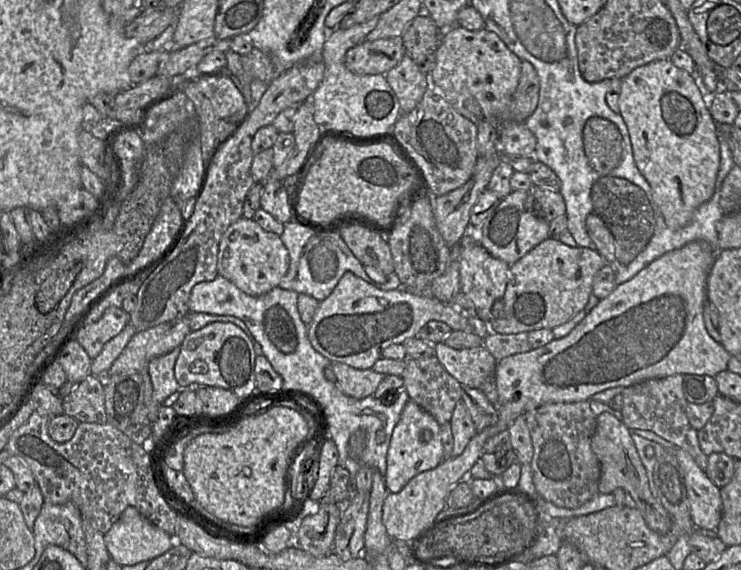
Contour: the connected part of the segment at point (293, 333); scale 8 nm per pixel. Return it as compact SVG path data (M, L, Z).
M280 306L270 308L265 315L265 333L272 344L282 353L291 354L298 344L296 327Z

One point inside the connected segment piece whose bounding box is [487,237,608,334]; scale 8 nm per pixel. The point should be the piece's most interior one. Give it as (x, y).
(547, 287)

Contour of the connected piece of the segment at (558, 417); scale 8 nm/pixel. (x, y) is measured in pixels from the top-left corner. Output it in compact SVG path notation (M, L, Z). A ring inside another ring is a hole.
M589 401L546 403L524 414L533 444L530 463L533 483L547 501L564 508L578 508L597 494L601 474L591 448L596 418Z

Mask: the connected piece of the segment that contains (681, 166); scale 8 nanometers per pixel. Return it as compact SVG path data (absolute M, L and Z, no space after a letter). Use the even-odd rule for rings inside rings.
M669 59L654 61L634 69L627 76L621 79L620 92L618 95L618 113L623 118L623 121L627 127L634 163L641 175L648 182L652 190L653 200L660 209L665 223L671 229L680 229L687 226L690 223L696 209L700 205L709 201L714 195L716 191L716 178L720 165L717 124L714 122L708 111L704 96L700 90L700 82L697 79L696 73L694 72L694 74L689 74L686 71L675 67Z

